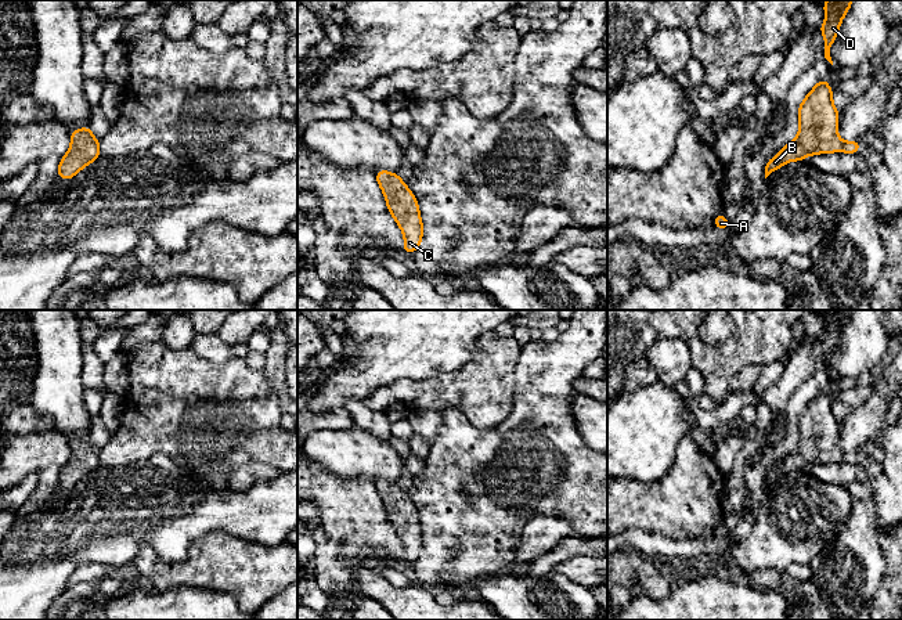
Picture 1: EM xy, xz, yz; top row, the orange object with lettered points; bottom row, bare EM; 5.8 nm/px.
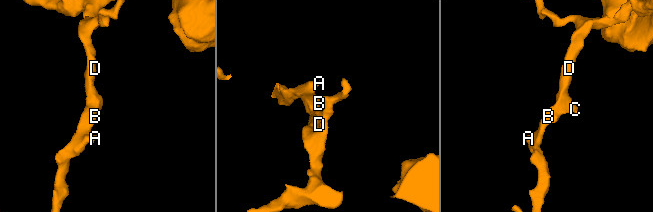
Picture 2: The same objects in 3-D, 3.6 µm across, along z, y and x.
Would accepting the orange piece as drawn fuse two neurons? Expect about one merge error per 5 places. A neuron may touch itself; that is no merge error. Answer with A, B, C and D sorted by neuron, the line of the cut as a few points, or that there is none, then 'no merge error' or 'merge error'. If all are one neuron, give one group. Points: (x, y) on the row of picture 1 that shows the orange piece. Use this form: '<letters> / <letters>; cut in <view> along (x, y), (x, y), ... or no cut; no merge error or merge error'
A B C D; no cut; no merge error

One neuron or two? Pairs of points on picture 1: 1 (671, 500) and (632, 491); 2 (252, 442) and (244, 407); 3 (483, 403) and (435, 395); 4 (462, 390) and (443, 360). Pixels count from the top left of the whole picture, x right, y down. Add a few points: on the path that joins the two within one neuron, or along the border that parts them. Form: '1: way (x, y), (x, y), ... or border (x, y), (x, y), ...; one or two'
1: way (661, 501), (641, 501); one
2: way (252, 433), (244, 425), (244, 415); one
3: way (471, 395), (447, 395); one
4: border (476, 352), (469, 360), (453, 370), (418, 379); two

